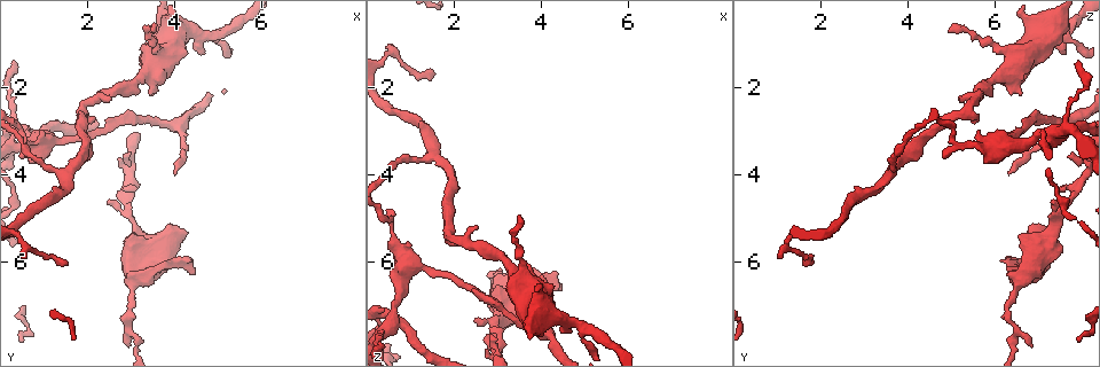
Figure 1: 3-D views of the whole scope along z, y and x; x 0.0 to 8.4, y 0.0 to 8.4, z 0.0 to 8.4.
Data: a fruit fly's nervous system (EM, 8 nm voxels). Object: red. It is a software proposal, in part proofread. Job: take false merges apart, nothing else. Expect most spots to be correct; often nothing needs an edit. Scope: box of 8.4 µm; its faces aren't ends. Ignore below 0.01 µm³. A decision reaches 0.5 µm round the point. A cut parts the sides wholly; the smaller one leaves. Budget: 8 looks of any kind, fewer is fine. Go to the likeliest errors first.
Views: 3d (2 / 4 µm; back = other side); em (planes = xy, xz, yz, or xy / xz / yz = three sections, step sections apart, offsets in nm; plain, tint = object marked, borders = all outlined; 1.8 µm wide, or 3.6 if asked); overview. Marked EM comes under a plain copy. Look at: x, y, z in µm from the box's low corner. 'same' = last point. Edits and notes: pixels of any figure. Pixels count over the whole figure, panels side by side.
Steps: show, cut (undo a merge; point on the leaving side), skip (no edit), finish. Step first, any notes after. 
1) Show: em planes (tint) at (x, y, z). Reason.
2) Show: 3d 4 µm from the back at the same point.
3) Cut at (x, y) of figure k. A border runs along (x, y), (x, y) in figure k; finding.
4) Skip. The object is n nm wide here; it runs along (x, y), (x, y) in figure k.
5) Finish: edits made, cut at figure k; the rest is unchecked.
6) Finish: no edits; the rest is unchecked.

Show: 3d 4 µm at (0.65, 3.05, 7.35). Calibre changes.

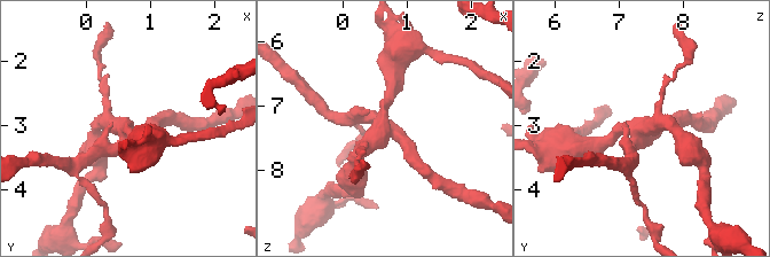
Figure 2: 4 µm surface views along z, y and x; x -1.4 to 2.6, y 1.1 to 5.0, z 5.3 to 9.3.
Show: em xy step 16 (tint) at (0.60, 3.00, 7.30). 4 arms meet here.

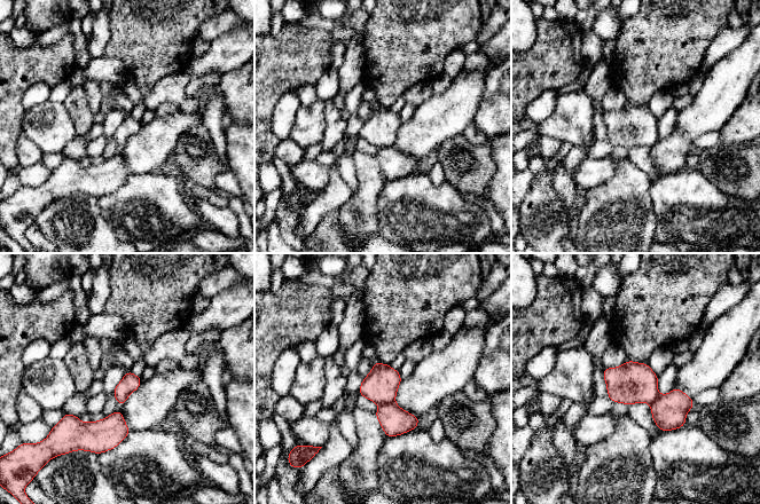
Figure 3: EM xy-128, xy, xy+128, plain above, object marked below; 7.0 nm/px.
Show: em planes (tint) at the same point. Cut it another way.

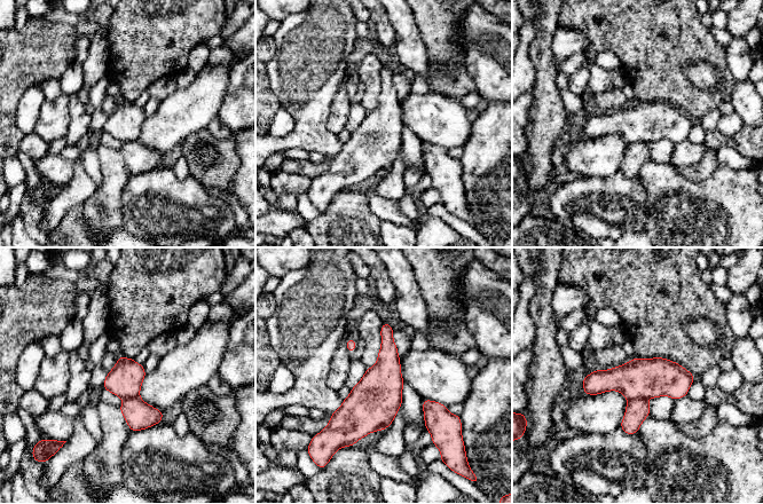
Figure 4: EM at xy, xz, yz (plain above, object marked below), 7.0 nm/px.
Cut at (639, 378) of figure 4. The object is 240 nm wide here; a second neuron is stuck on.

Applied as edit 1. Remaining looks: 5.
Show: em 3.6 µm planes (tint) at (3.50, 1.65, 6.35).

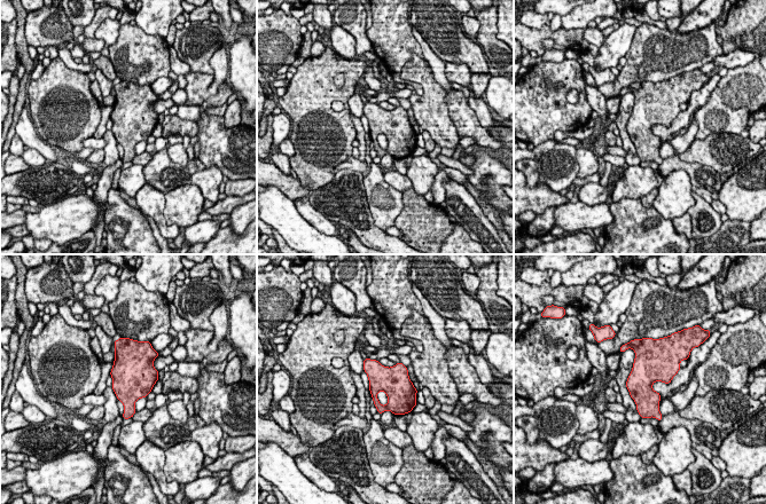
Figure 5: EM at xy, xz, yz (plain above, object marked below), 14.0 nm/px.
Skip. All the same neuron.

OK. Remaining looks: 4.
Finish: edits made, cut at figure 4; the rest is unchecked.

